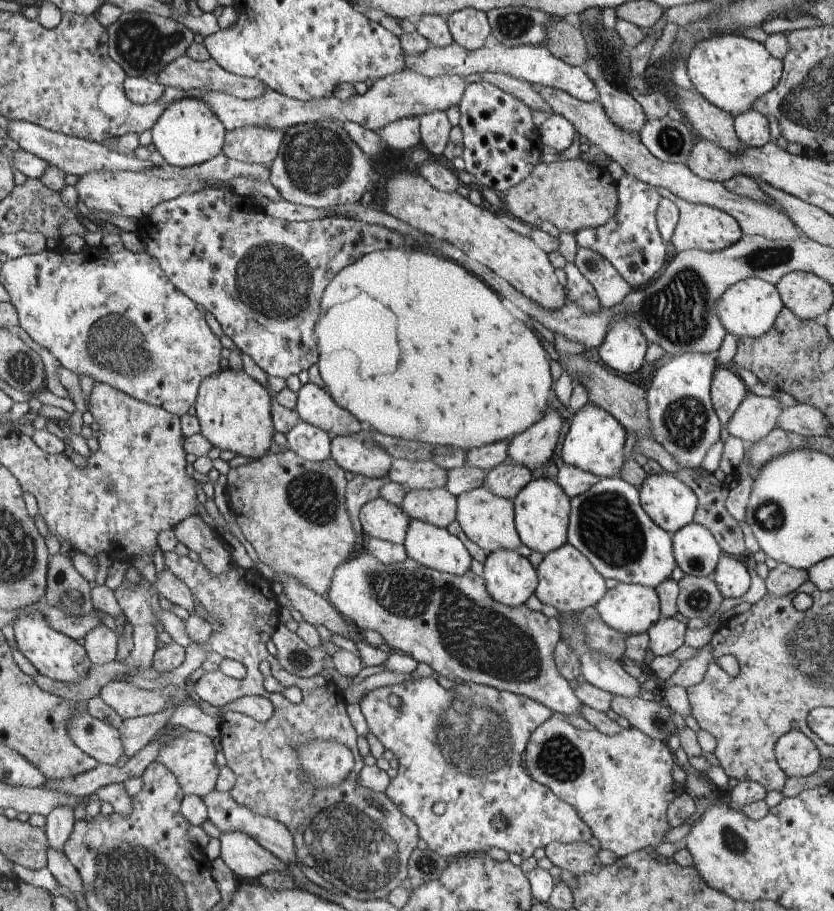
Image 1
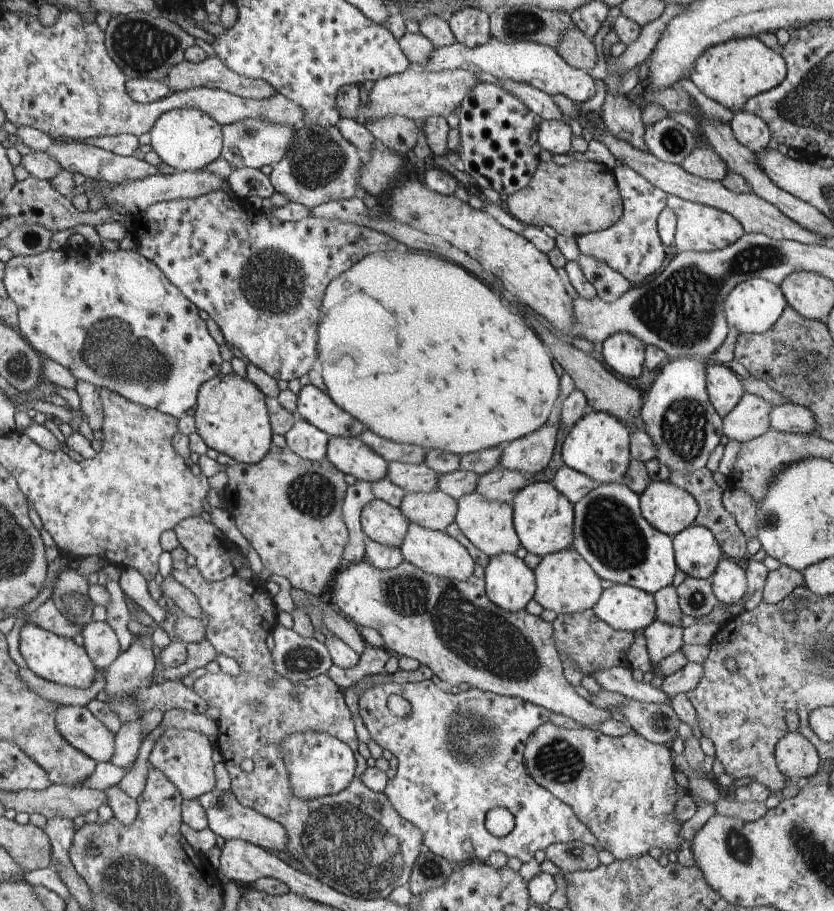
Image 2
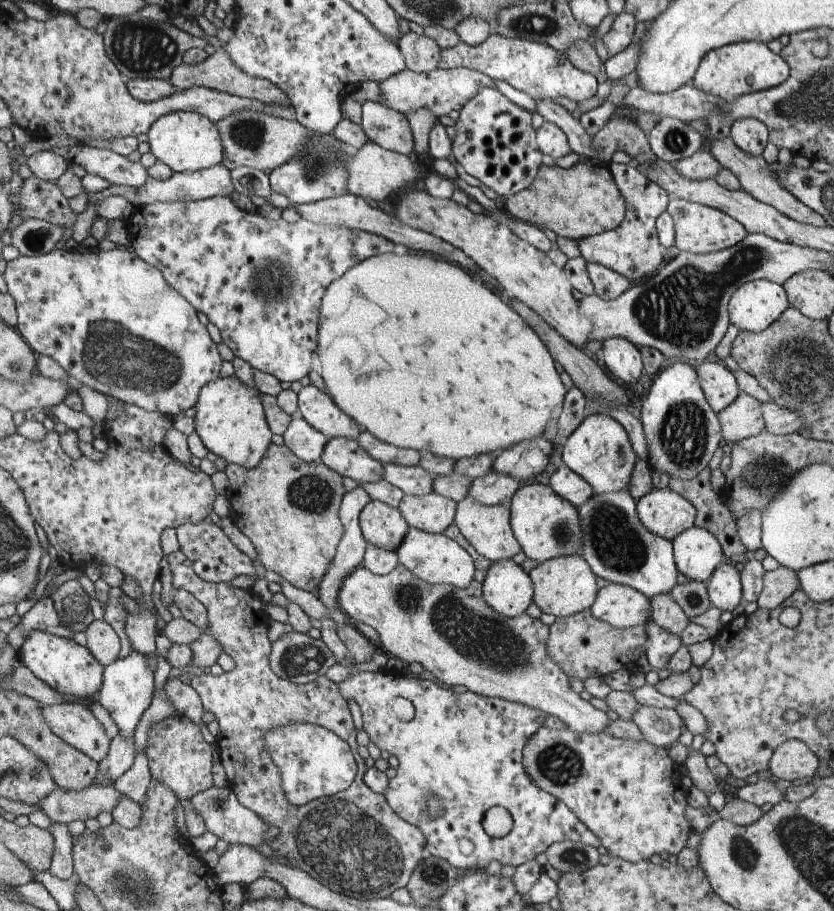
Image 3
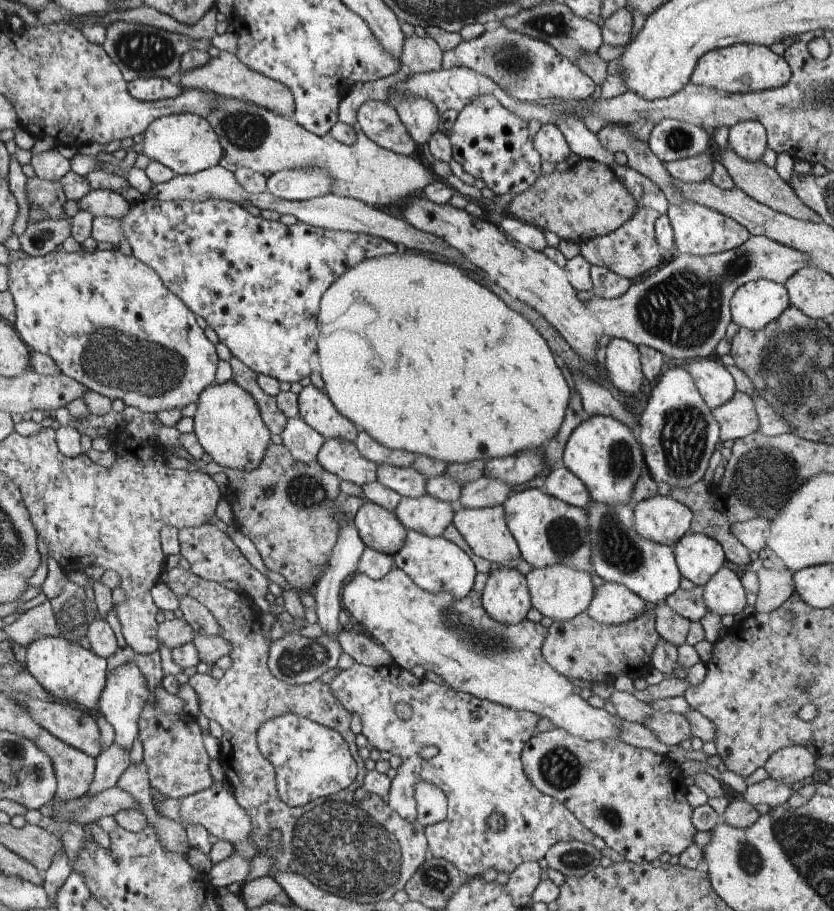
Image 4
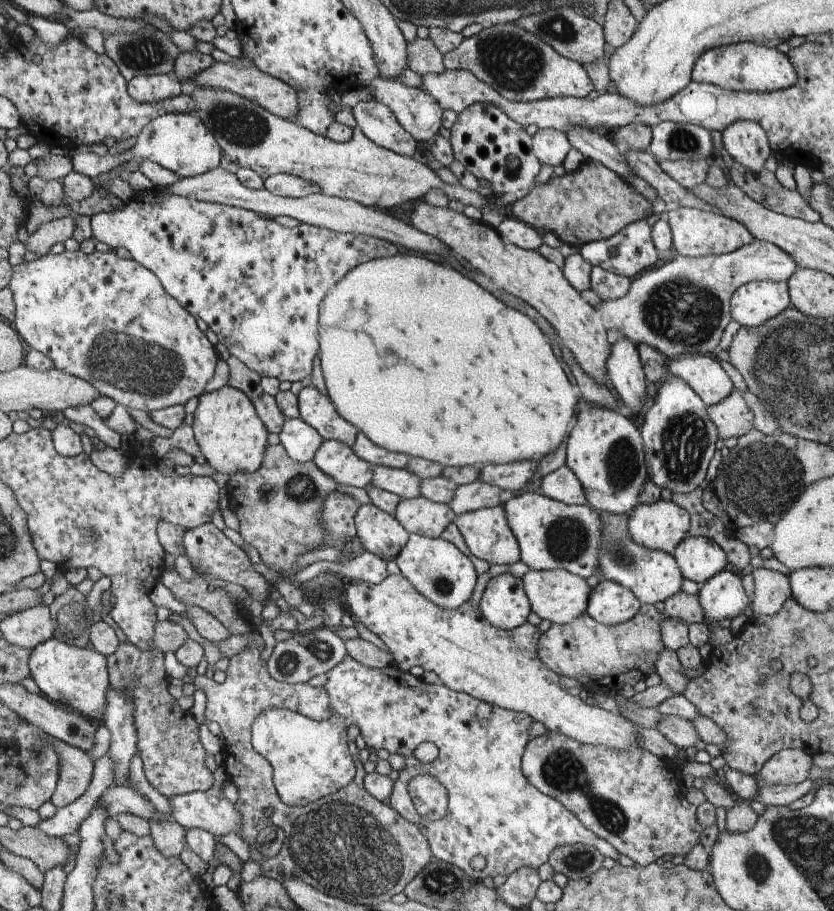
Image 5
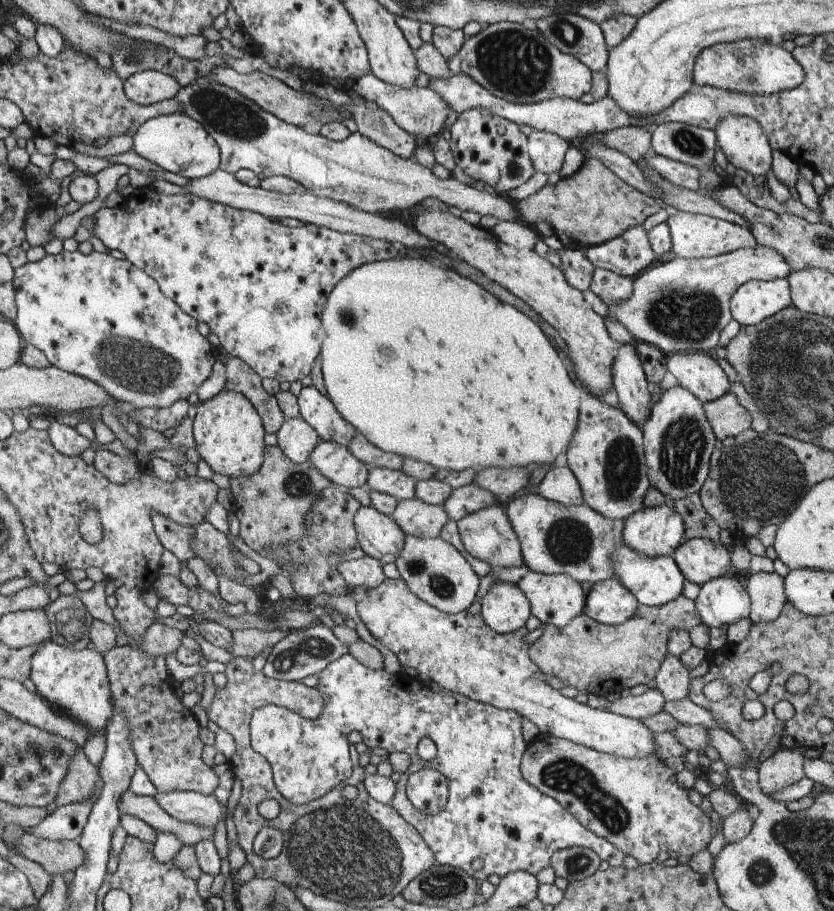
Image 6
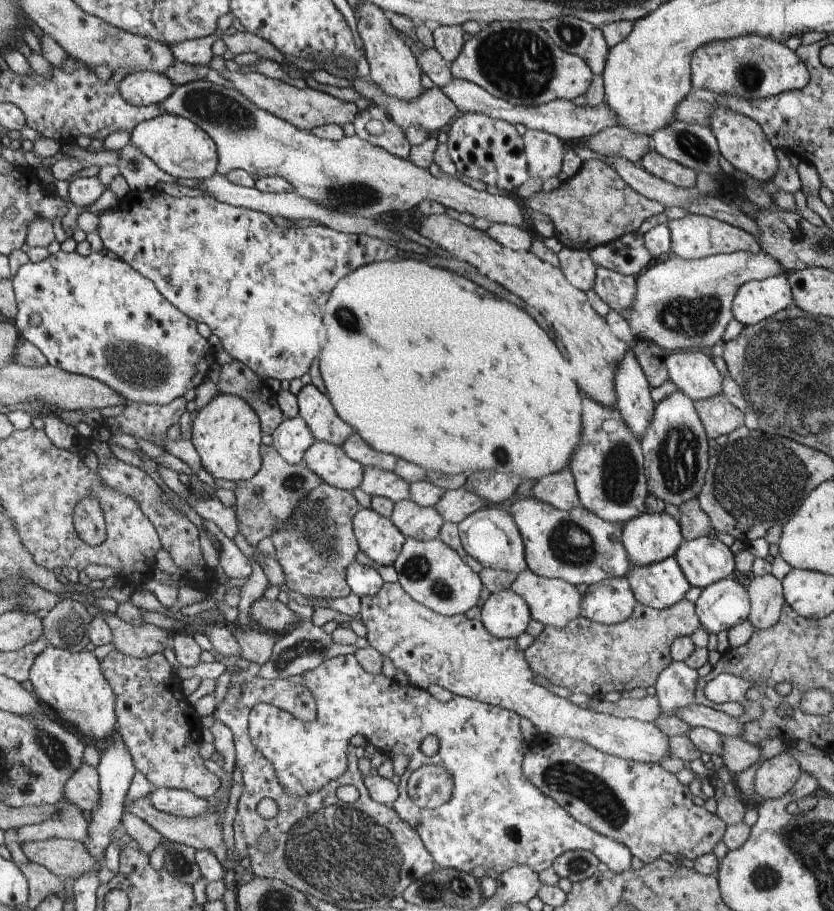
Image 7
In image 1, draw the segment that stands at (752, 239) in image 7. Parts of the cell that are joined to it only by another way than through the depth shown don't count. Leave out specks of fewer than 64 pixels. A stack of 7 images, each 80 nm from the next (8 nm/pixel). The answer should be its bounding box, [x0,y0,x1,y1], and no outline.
[656,188,743,252]

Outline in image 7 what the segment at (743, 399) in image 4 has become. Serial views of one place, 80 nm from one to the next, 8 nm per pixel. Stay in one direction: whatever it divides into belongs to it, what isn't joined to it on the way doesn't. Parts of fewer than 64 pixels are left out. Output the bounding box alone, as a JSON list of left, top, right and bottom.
[694,394,744,440]

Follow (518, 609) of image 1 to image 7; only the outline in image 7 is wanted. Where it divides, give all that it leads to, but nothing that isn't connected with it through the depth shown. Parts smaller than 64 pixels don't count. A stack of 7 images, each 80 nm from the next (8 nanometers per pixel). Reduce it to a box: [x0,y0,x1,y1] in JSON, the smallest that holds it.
[360,582,671,764]

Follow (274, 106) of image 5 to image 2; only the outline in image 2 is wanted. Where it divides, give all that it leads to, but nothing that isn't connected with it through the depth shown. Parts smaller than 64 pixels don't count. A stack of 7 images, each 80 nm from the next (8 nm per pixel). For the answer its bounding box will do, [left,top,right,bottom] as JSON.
[164,56,278,99]

